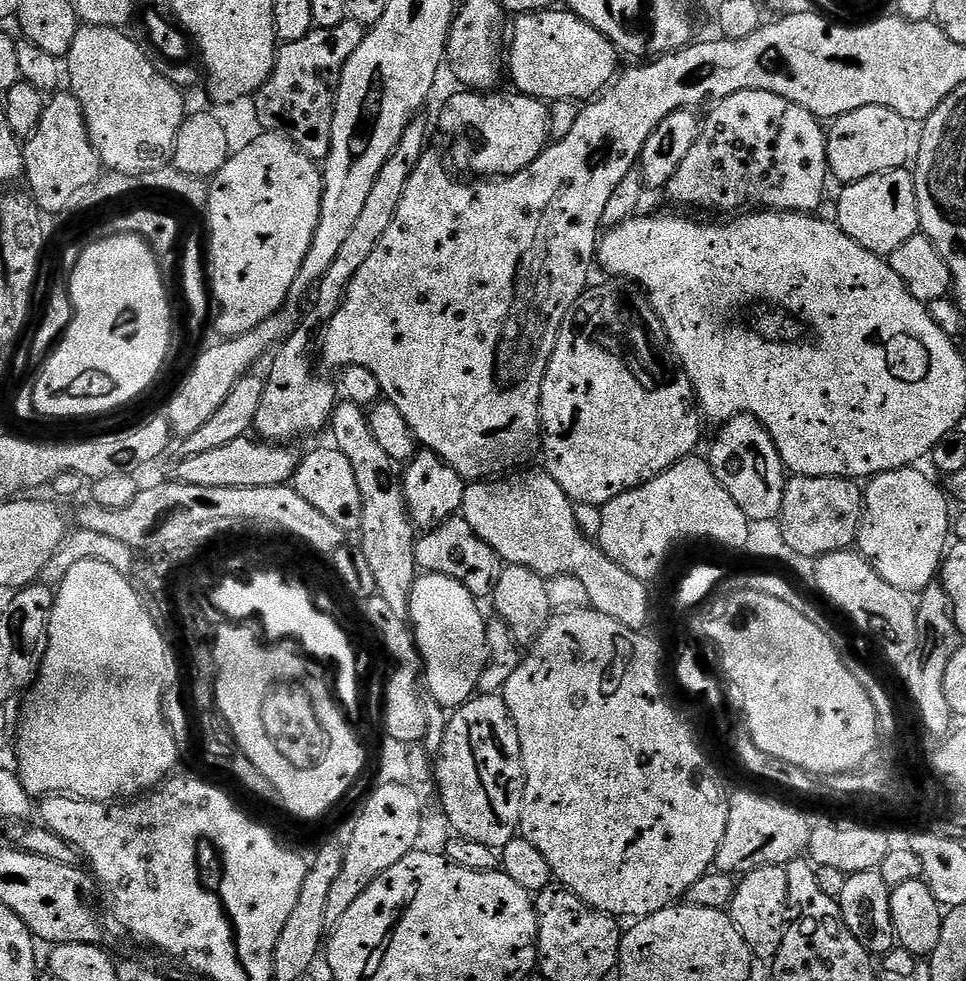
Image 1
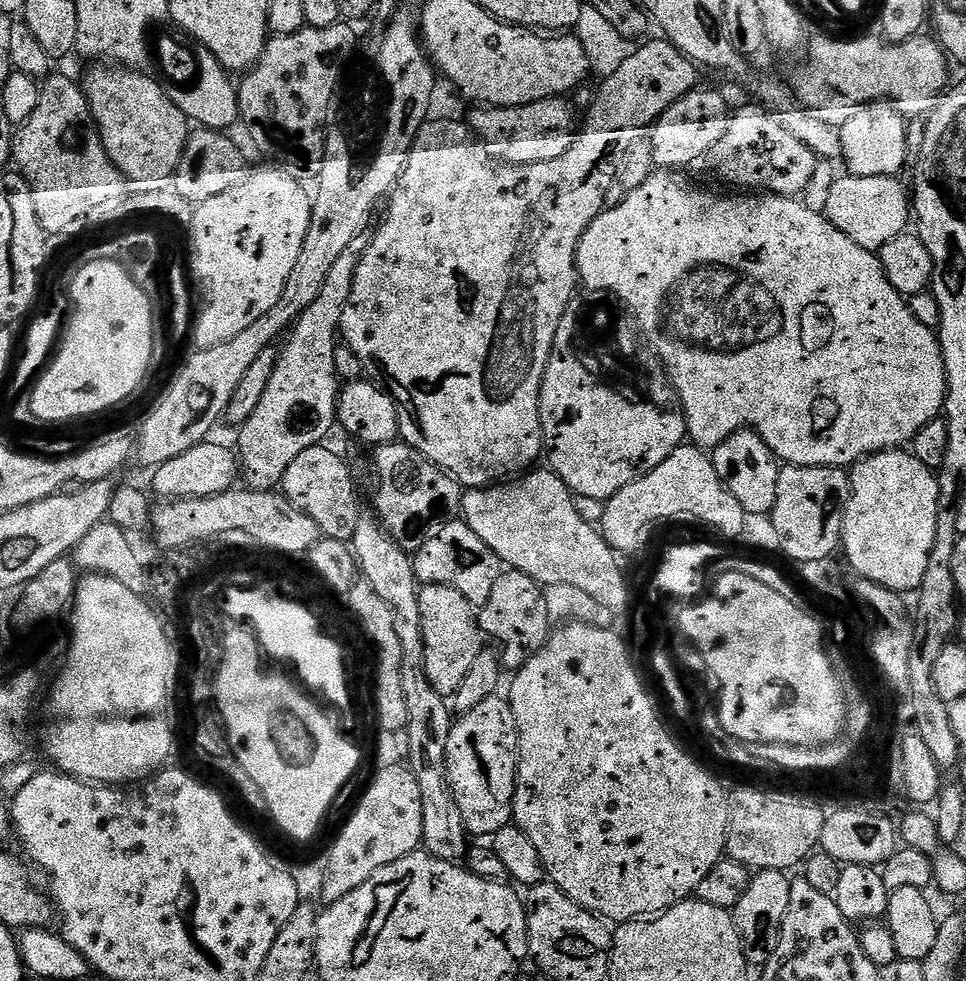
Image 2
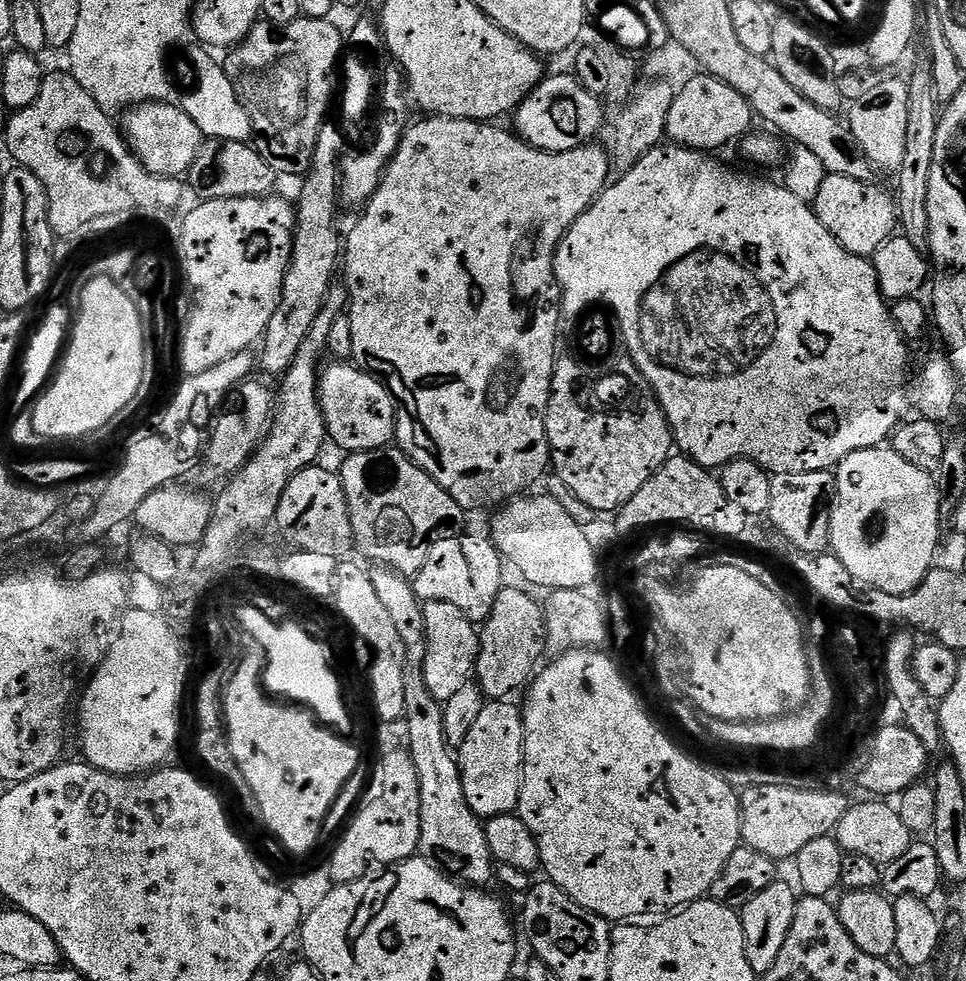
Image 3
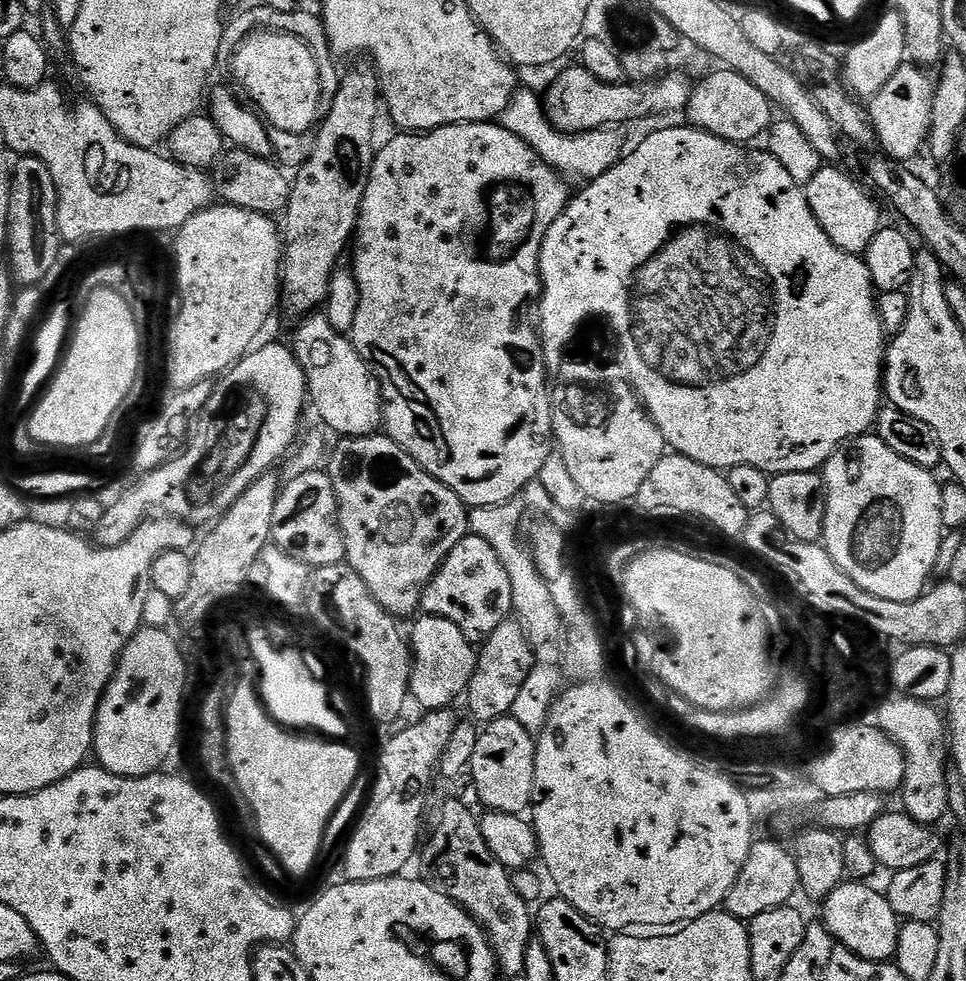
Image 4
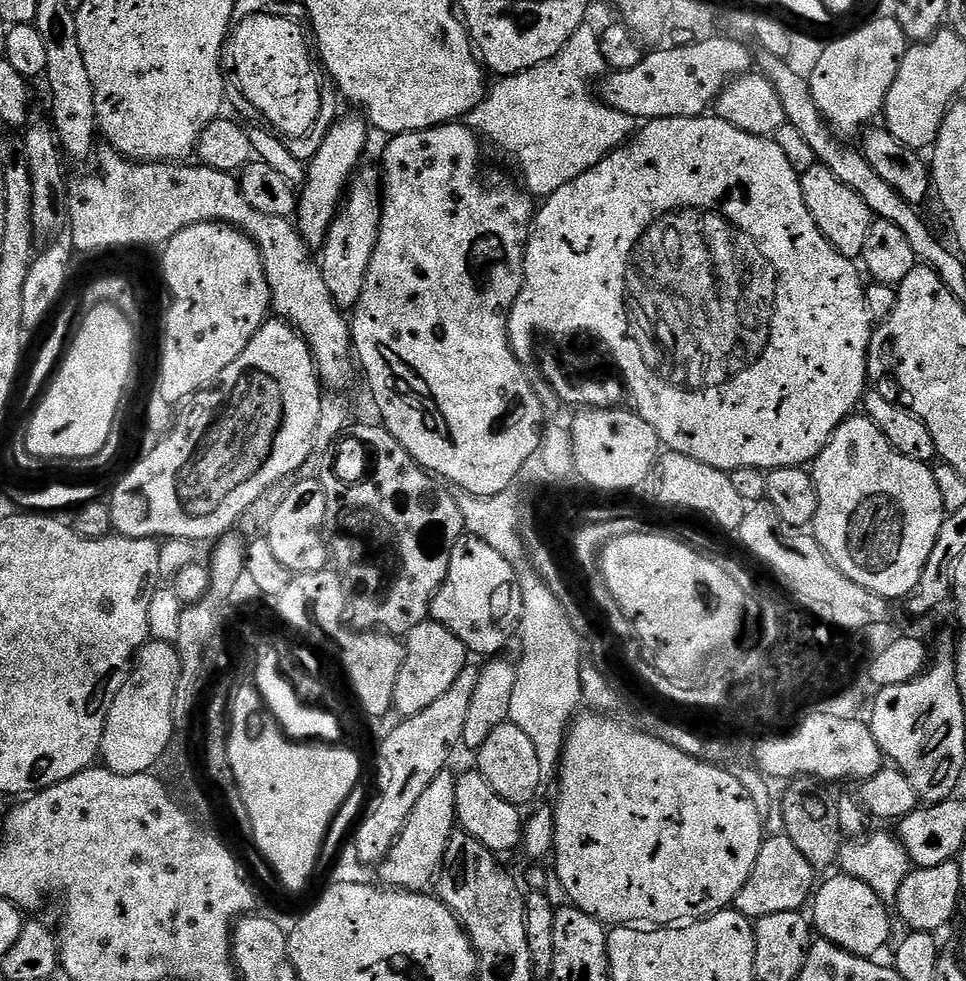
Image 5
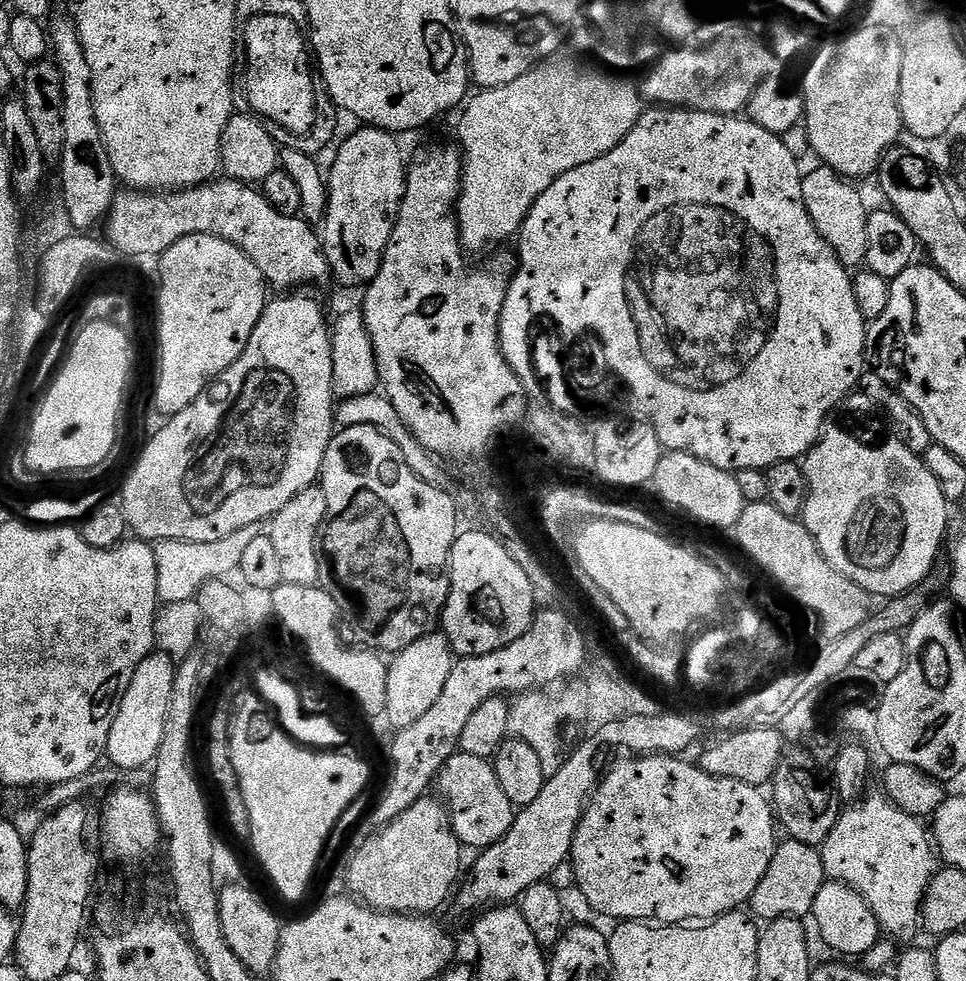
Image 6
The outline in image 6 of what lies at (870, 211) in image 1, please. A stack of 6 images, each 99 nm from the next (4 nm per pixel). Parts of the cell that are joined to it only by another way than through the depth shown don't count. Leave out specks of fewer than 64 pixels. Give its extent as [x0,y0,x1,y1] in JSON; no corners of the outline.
[802,166,870,270]

